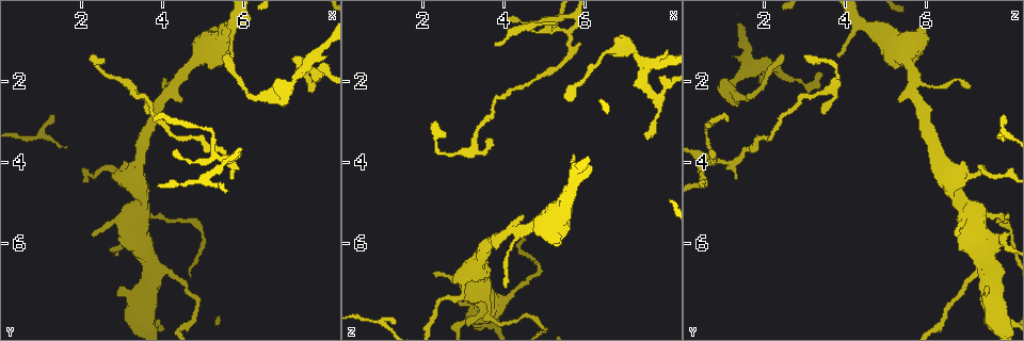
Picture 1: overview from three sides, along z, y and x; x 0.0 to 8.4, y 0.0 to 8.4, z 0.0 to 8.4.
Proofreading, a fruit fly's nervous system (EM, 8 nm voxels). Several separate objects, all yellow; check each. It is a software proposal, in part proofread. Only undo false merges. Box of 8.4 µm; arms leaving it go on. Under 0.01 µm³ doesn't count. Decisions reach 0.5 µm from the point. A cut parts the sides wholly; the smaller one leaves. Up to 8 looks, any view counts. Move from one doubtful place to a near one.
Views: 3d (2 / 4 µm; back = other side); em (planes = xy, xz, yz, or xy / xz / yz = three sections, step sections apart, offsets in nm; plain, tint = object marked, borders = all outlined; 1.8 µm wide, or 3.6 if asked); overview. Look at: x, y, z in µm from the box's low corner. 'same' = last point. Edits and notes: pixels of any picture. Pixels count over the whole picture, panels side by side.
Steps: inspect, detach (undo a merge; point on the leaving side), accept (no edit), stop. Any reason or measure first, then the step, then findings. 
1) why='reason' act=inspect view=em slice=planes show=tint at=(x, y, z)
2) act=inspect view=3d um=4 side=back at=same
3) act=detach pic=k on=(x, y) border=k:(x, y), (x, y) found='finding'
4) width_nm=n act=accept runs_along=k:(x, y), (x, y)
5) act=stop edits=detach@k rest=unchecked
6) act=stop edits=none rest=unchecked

why='a narrow waist' act=inspect view=em slice=xz step=16 show=tint at=(7.80, 1.75, 2.40)

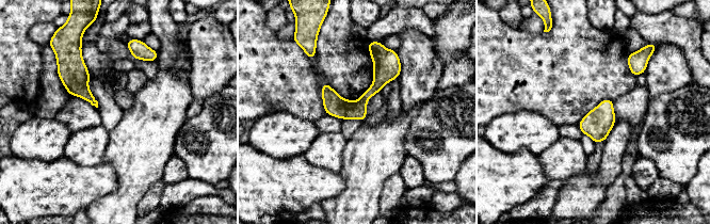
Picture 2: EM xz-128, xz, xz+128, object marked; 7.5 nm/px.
act=detach pic=2 on=(358, 111) found='two neurons meet here'

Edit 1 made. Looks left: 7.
why='redraw' act=inspect view=overview

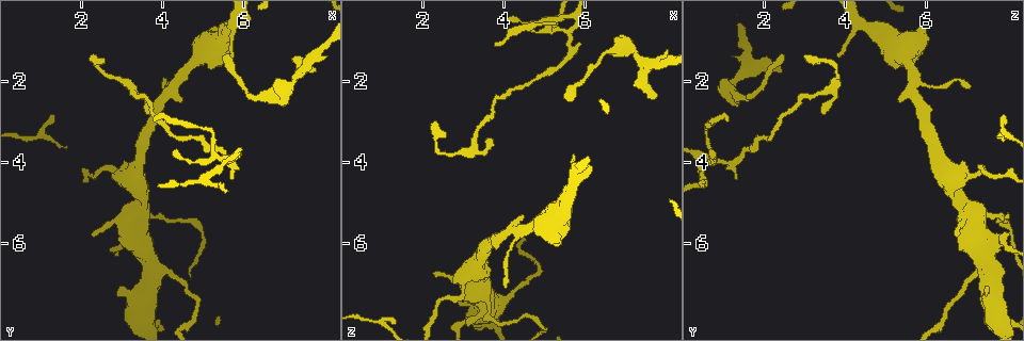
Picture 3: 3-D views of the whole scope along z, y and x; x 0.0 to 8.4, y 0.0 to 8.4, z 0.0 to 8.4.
why='branch point' act=inspect view=em slice=planes show=tint at=(5.70, 3.95, 0.85)

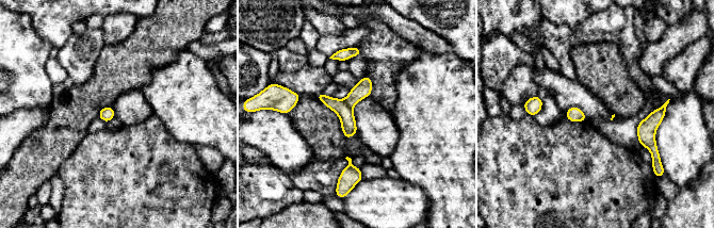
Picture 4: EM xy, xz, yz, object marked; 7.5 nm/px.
act=detach pic=4 on=(363, 88) border=4:(343, 100), (351, 108) found='two neurons meet here'

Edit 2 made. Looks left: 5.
why='redraw' act=inspect view=overview

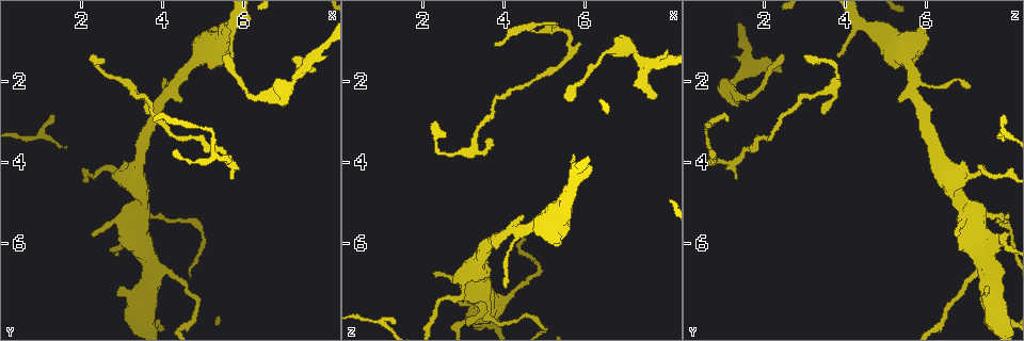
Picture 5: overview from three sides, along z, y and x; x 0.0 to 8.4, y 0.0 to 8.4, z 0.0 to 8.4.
why='a fork' act=inspect view=em um=3.6 slice=xy step=8 show=borders at=(3.40, 5.20, 7.15)

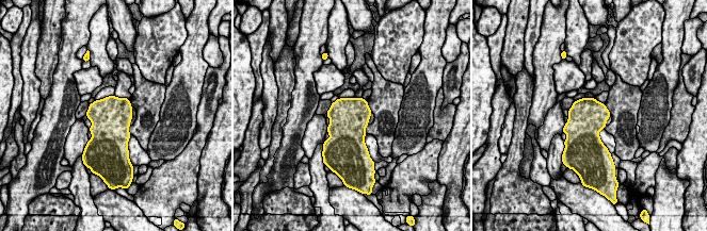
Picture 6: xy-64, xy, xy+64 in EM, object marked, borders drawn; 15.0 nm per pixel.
act=accept found='all the same neuron'

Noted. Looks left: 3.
why='sharp bend' act=inspect view=3d um=4 at=(2.45, 1.75, 3.80)

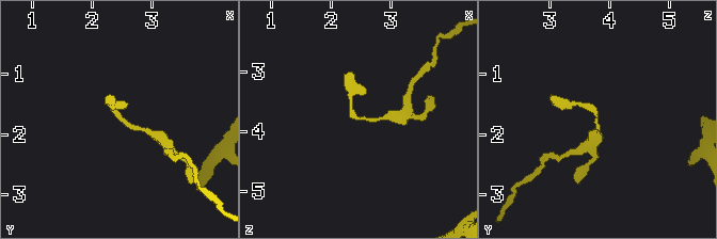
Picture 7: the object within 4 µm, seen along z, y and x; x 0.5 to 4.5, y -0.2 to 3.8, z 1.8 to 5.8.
why='need the tissue' act=inspect view=em slice=xy step=4 show=tint at=(2.50, 1.75, 3.80)

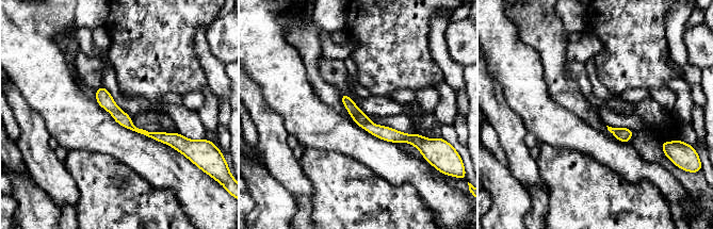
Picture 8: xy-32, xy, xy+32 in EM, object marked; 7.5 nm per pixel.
act=inspect view=em slice=planes show=tint at=same

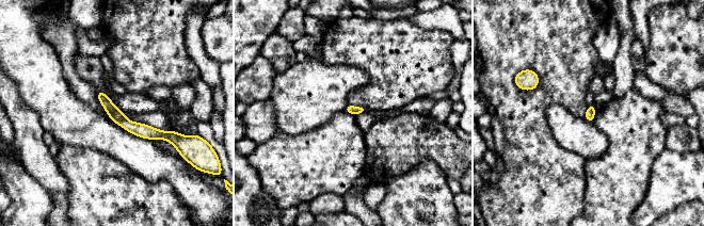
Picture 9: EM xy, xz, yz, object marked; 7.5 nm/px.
act=accept runs_along=9:(99, 94), (127, 125), (174, 134) found='all the same neuron'

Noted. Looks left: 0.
act=stop edits=detach@2,detach@4 rest=unchecked

